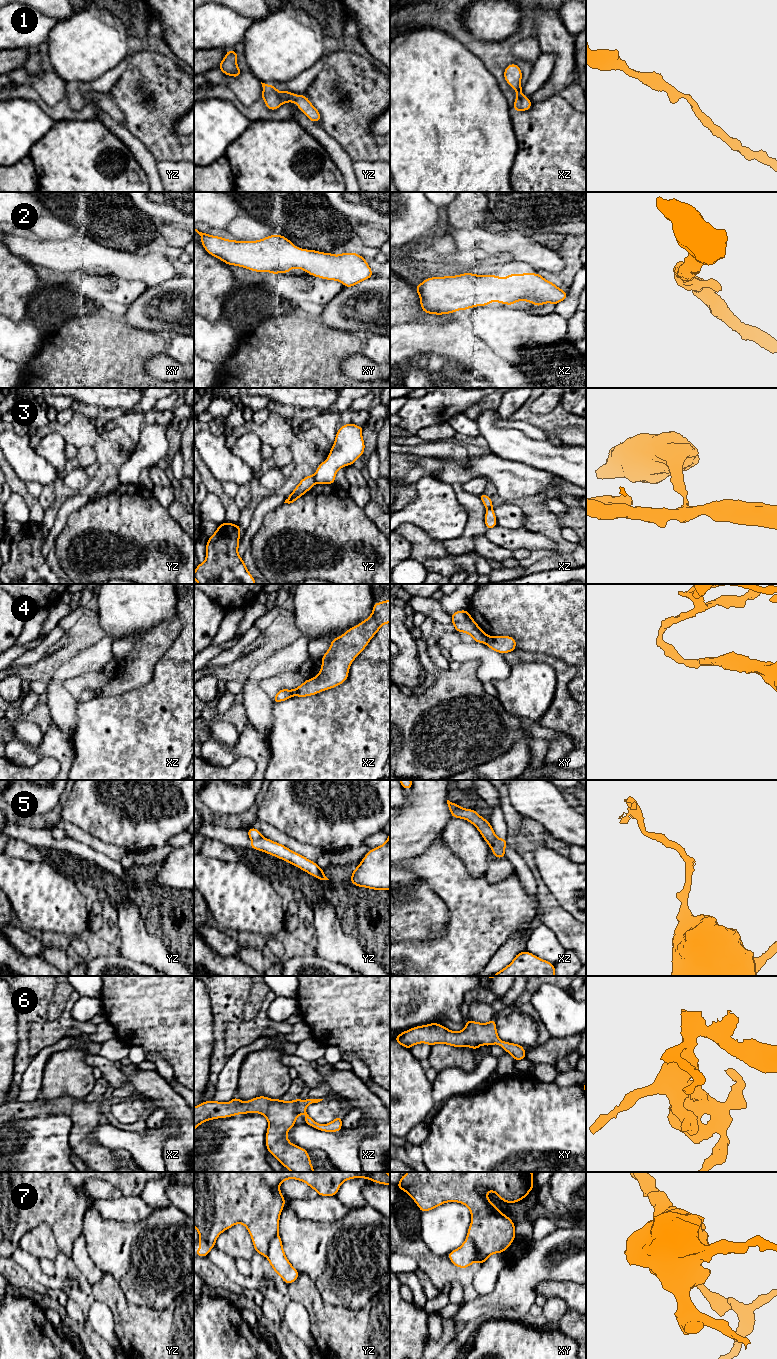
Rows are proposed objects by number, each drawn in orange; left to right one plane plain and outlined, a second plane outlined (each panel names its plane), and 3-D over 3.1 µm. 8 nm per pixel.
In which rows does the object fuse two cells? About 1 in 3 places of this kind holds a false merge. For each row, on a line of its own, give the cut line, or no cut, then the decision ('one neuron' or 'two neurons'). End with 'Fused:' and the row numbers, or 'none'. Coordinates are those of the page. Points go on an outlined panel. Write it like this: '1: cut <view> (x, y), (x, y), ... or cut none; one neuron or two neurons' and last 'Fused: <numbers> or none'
1: cut none; one neuron
2: cut none; one neuron
3: cut yz (313, 475), (316, 482); two neurons
4: cut xy (489, 636), (485, 642); two neurons
5: cut yz (262, 836), (252, 841); two neurons
6: cut none; one neuron
7: cut yz (278, 1234), (270, 1241), (266, 1256); two neurons
Fused: 3, 4, 5, 7

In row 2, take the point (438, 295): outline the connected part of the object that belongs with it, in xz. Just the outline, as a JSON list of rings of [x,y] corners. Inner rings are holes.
[[[533,271],[500,278],[498,275],[464,273],[456,276],[431,277],[415,289],[421,309],[428,314],[451,314],[492,301],[513,305],[524,300],[538,307],[545,303],[557,305],[568,293]]]

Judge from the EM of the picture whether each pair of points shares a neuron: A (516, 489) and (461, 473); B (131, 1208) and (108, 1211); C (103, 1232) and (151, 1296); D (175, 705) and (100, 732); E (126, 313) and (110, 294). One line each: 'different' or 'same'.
A: same
B: same
C: same
D: same
E: different

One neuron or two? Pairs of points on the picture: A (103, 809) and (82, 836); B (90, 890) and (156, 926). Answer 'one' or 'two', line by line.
A: two
B: one

